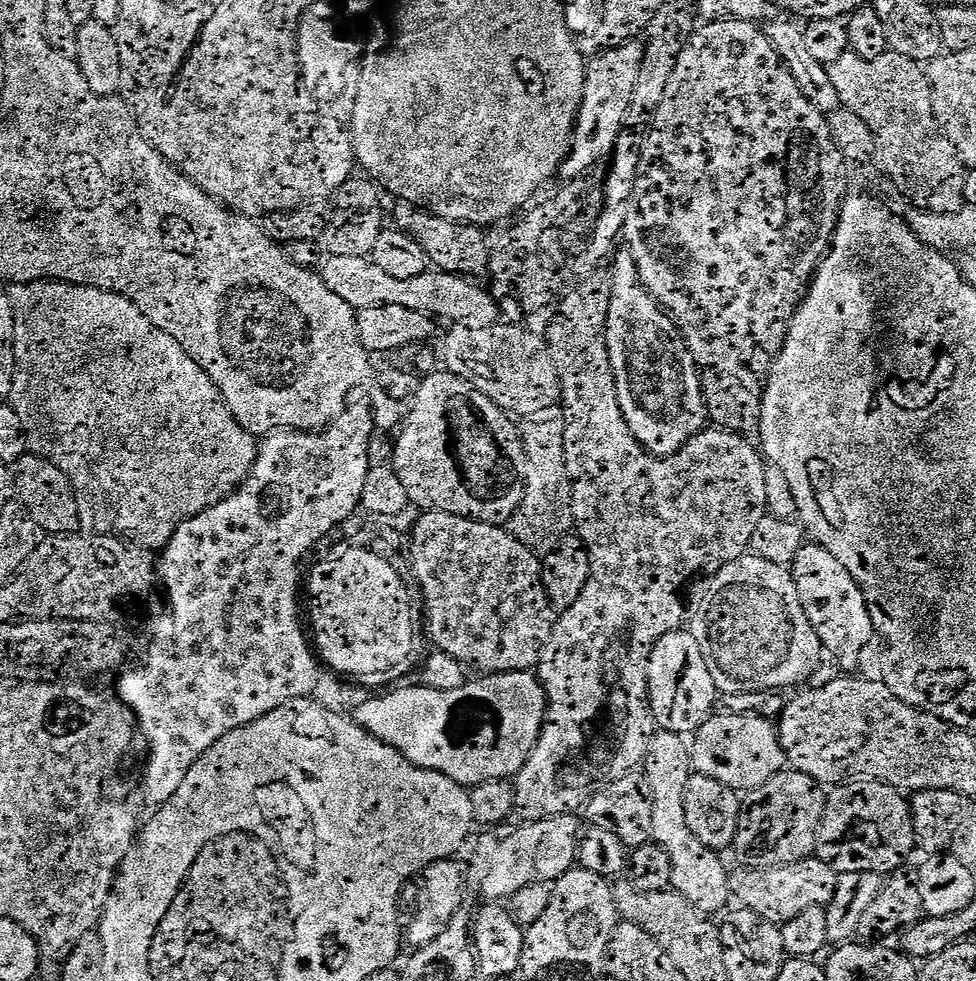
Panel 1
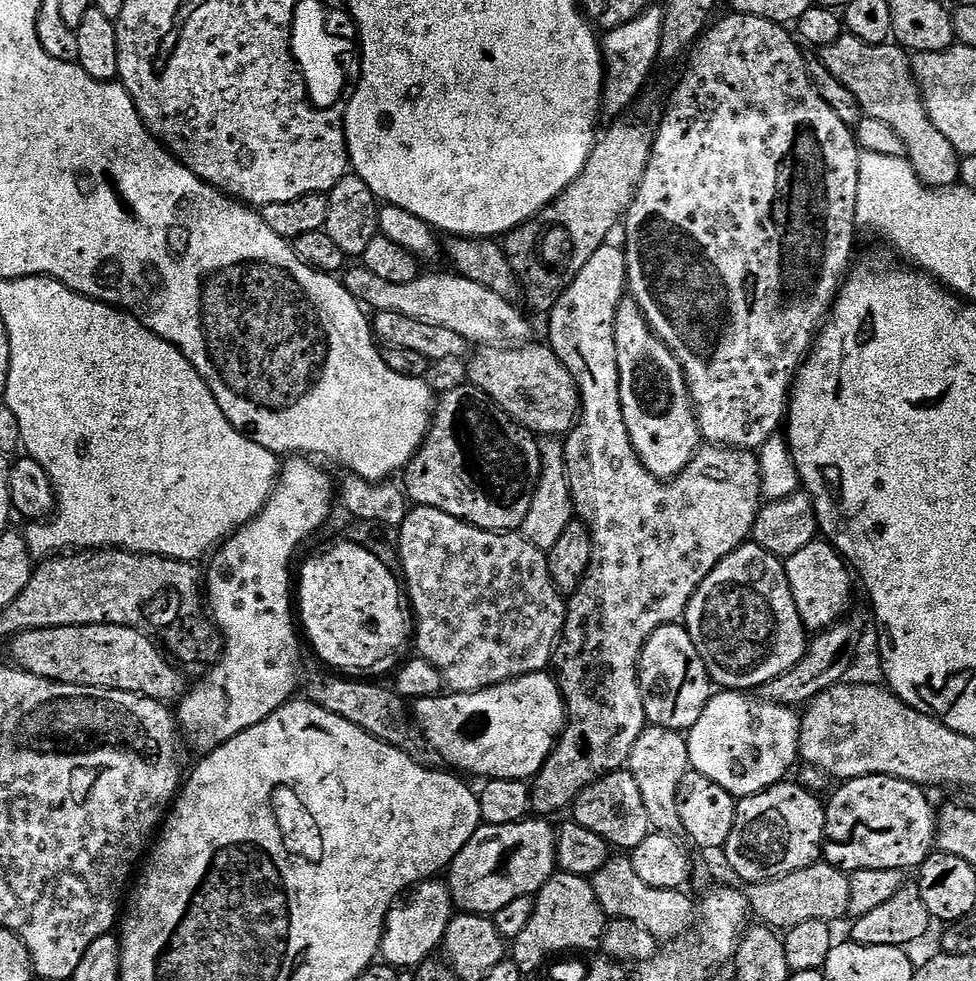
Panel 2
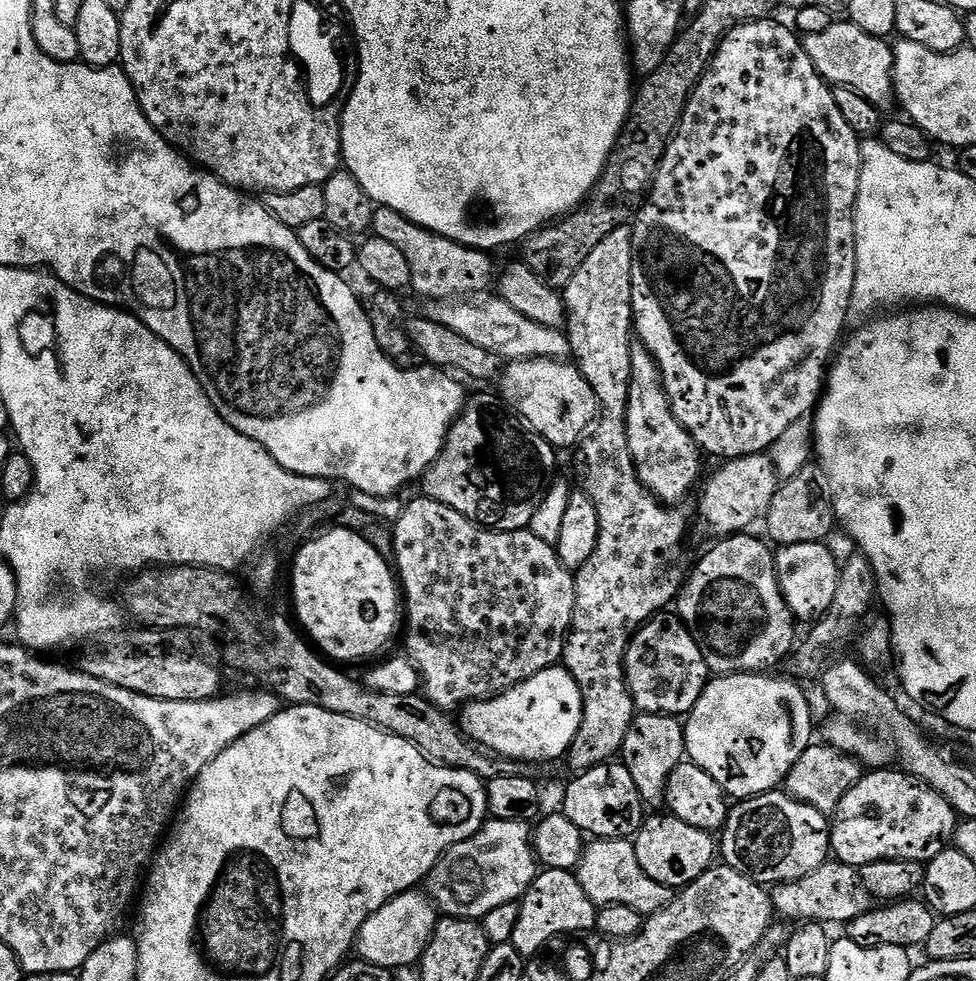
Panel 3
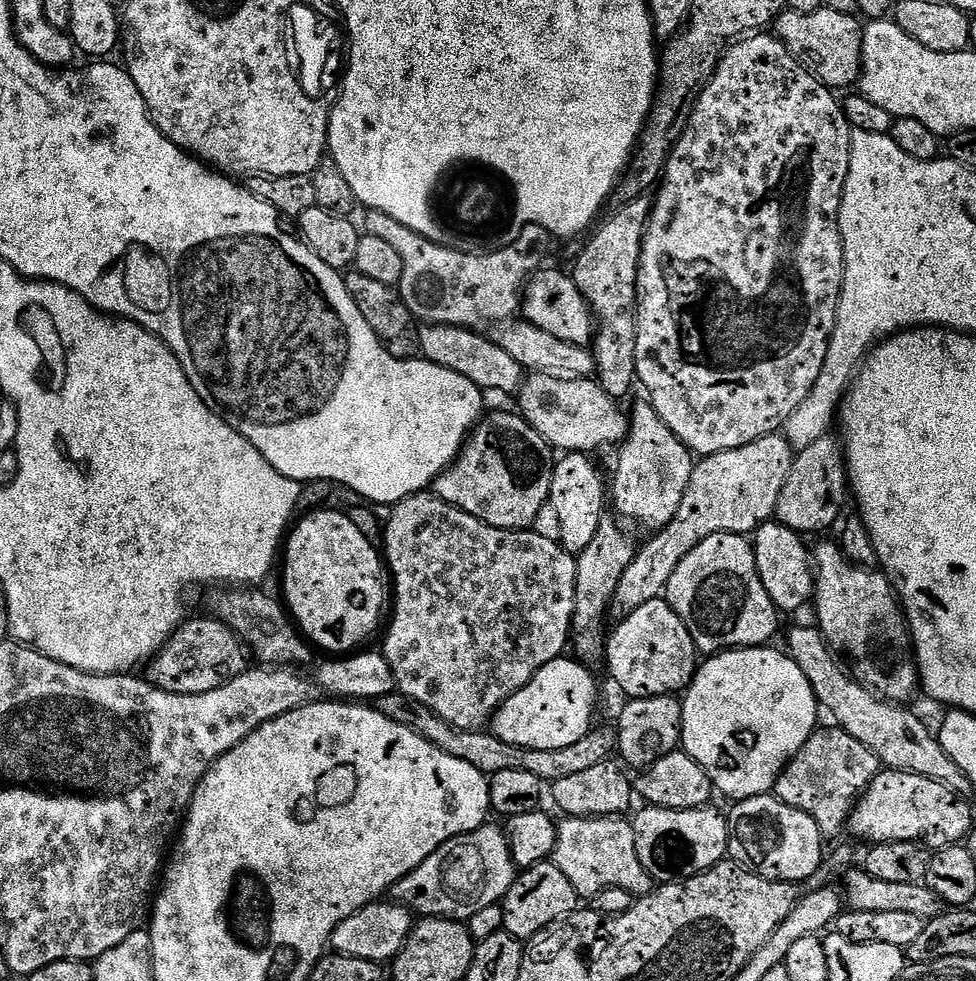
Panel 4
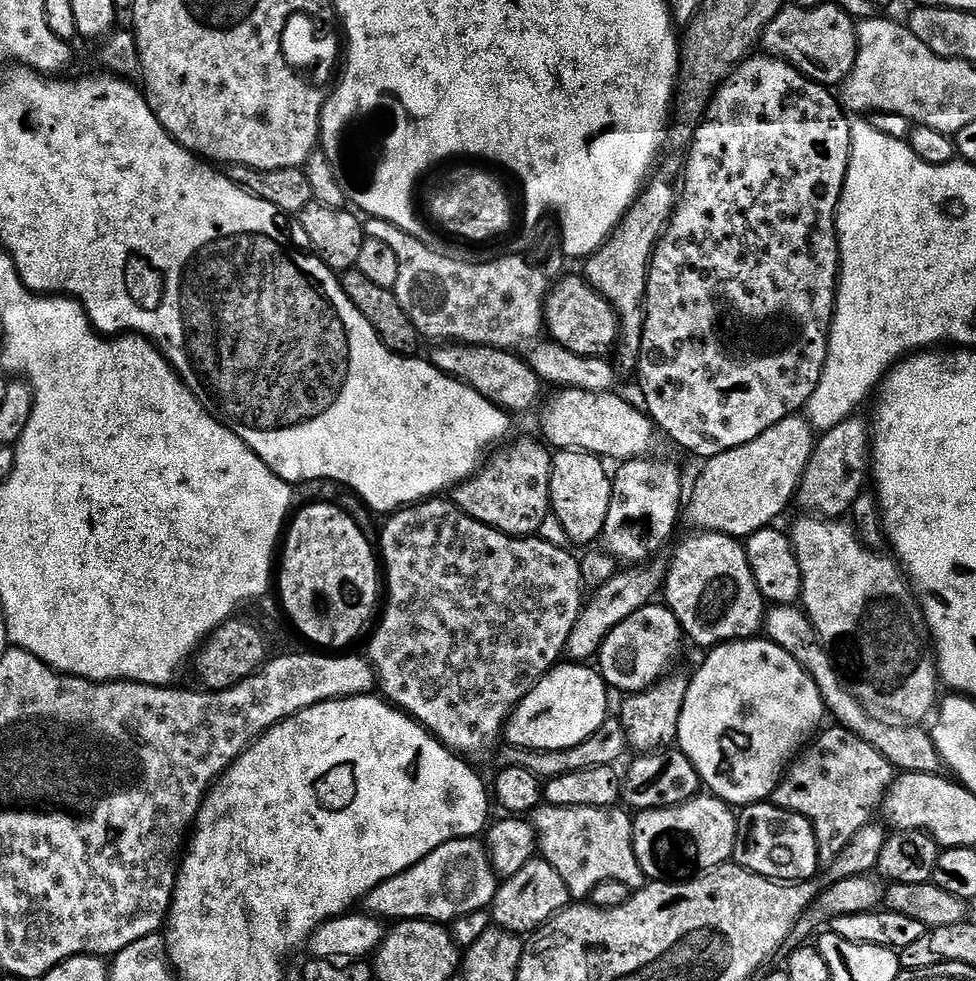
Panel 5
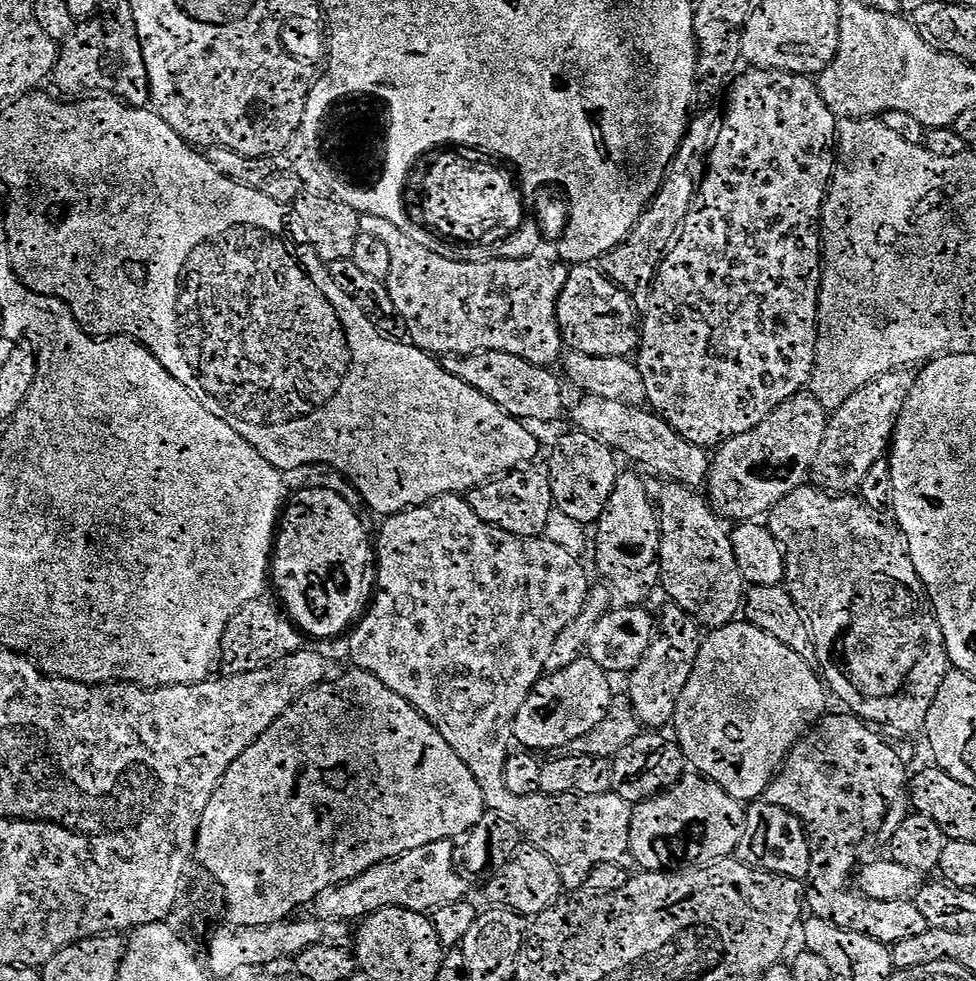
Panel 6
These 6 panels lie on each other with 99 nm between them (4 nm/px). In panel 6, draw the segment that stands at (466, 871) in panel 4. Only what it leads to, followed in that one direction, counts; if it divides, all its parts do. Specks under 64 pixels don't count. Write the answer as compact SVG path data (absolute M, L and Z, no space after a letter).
M439 840L430 846L407 852L404 856L397 856L394 860L387 860L366 874L325 892L315 901L315 915L321 920L360 922L383 908L405 908L432 914L437 908L461 903L467 897L464 895L468 888L464 885L465 877L461 869L452 865L452 847L453 841Z

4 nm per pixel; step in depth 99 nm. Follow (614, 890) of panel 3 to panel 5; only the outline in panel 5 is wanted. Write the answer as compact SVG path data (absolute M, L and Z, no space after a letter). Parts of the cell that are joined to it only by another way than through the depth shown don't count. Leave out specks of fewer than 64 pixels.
M541 806L531 813L530 823L538 841L539 855L546 862L550 862L554 870L558 870L562 882L566 882L569 897L591 897L594 886L607 880L622 882L630 890L644 887L646 877L634 854L633 817L627 814L629 815L620 806Z

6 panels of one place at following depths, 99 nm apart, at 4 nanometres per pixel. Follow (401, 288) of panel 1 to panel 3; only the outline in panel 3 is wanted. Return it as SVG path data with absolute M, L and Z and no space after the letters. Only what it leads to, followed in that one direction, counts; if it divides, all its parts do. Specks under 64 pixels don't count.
M493 298L493 300L480 300L477 304L468 303L472 302L433 303L431 307L429 307L432 309L426 312L427 319L438 322L450 330L454 330L454 334L462 334L462 338L466 338L466 342L474 342L474 346L482 346L482 350L490 350L494 355L508 362L514 360L567 361L569 357L571 357L572 347L568 345L568 337L561 329L547 328L541 324L530 322L530 318L518 314L518 310L514 310L514 306L510 306L507 302L499 298Z

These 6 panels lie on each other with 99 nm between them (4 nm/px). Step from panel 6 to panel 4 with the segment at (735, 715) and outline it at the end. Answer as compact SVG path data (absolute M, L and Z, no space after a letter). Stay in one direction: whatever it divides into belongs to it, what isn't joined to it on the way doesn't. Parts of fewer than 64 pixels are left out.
M772 647L734 648L709 655L705 659L708 661L697 667L692 683L682 696L683 751L706 770L719 795L721 792L724 796L733 796L731 799L736 802L771 793L784 767L795 758L798 750L802 750L802 746L806 746L818 727L816 695L810 682L806 682L806 674L798 670L798 662L794 662L791 656Z

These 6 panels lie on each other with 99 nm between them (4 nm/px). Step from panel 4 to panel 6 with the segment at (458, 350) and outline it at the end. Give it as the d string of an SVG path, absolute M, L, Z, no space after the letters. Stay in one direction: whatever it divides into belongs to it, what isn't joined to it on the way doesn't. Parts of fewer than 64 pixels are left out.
M479 352L473 356L446 356L442 363L445 370L466 382L466 386L478 390L502 411L521 422L537 420L540 424L548 424L564 412L564 388L555 371L540 368L514 354Z

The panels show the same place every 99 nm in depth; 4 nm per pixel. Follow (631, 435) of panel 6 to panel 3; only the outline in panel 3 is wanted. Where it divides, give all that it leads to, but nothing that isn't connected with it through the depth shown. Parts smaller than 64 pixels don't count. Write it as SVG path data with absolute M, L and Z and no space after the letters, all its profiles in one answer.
M514 360L503 369L499 380L500 392L505 400L503 403L557 450L579 445L597 419L596 395L575 363L562 360Z

